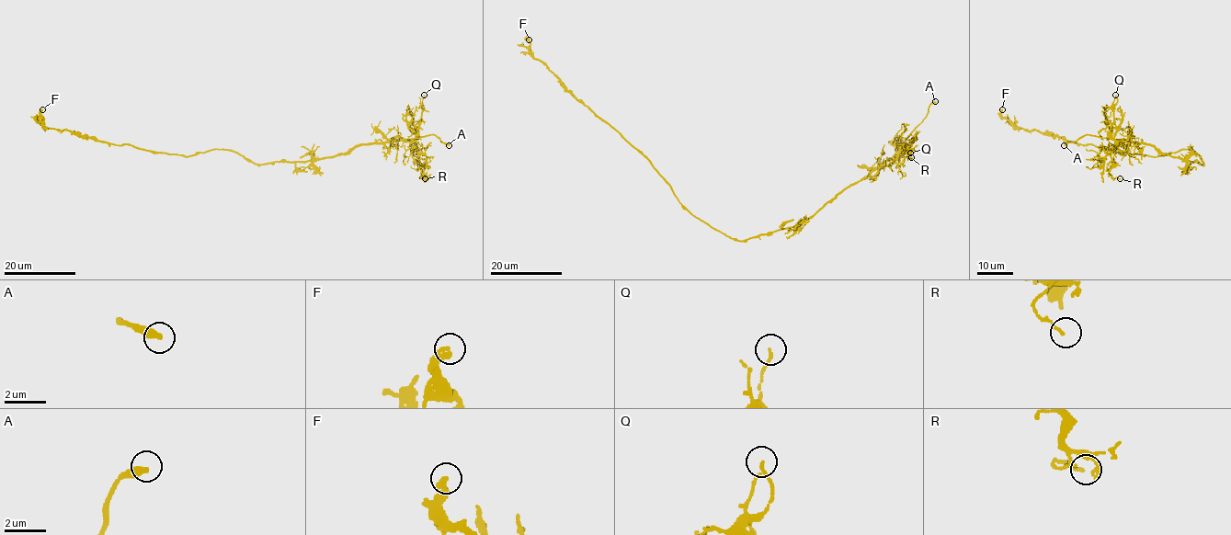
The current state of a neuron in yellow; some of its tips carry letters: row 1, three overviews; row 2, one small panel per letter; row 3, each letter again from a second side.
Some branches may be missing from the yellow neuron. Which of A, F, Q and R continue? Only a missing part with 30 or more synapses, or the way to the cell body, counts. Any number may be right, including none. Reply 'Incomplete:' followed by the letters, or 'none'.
Incomplete: A

